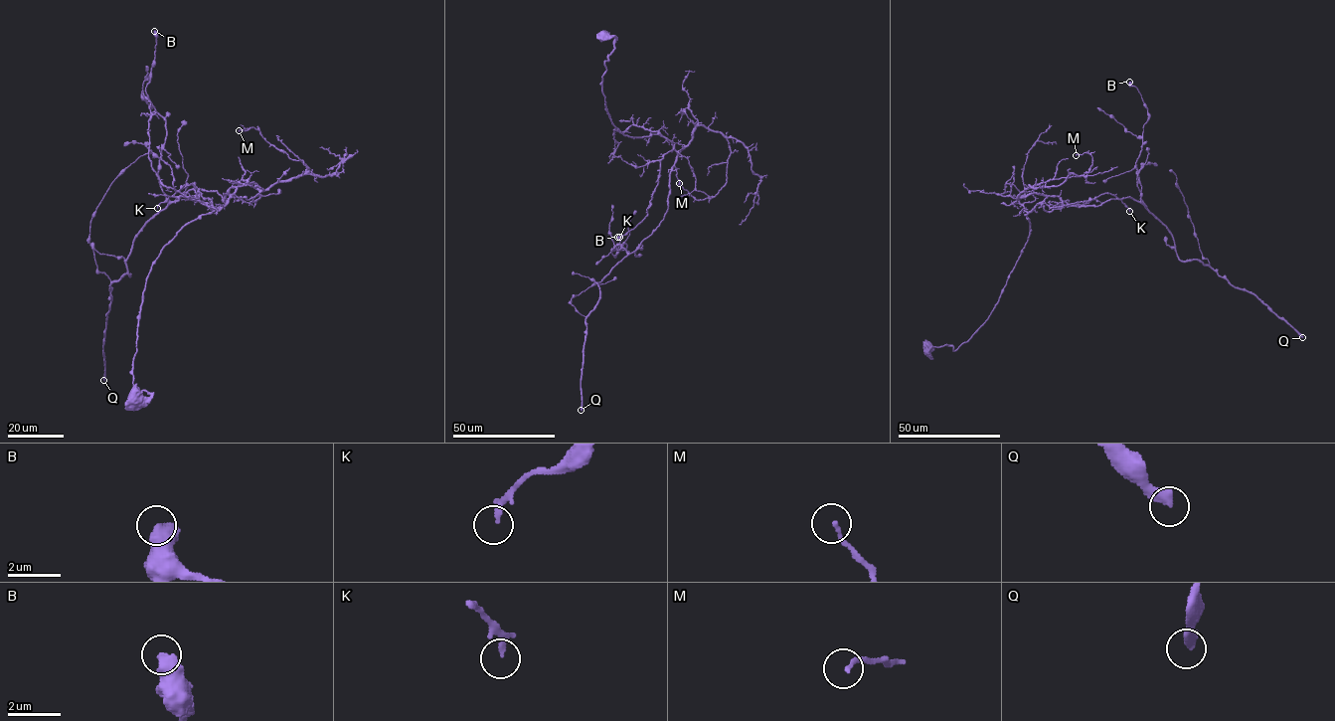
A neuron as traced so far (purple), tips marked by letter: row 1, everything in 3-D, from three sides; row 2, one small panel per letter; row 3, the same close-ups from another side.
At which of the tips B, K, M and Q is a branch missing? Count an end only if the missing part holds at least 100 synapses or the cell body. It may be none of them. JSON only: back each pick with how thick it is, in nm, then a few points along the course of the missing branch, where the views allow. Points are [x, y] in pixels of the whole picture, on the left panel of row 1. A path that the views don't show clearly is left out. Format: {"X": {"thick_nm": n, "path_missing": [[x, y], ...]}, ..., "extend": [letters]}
{"Q": {"thick_nm": 400}, "extend": ["Q"]}

